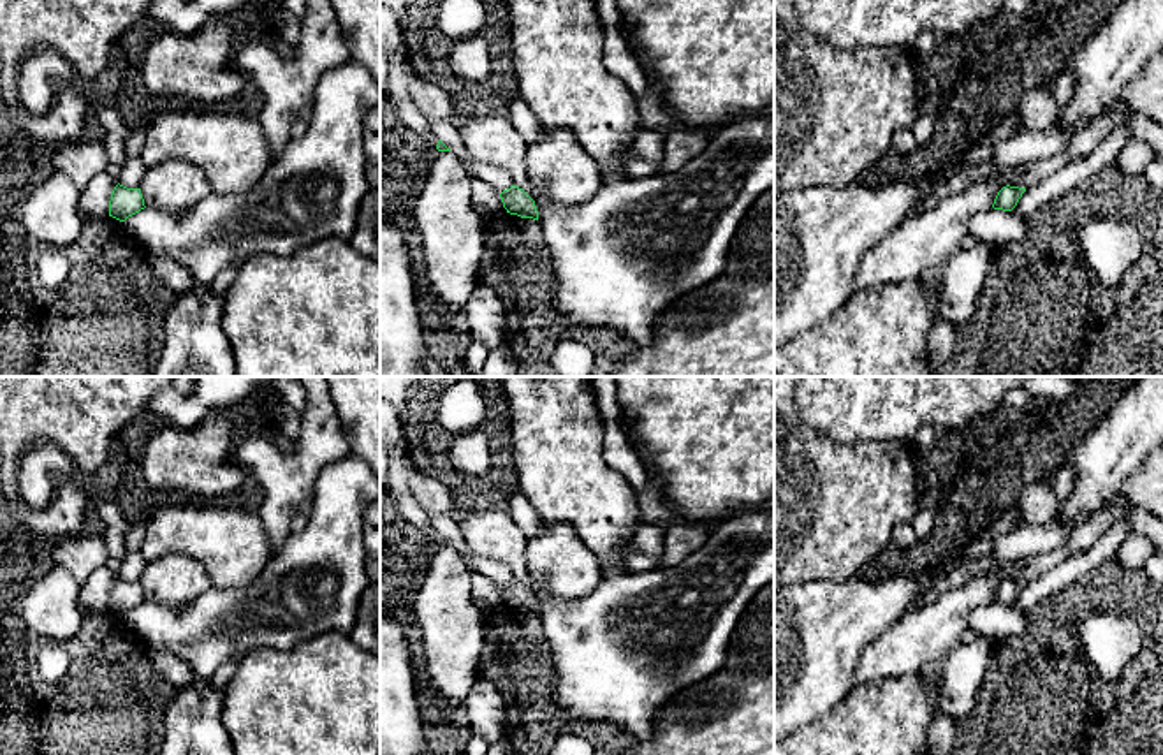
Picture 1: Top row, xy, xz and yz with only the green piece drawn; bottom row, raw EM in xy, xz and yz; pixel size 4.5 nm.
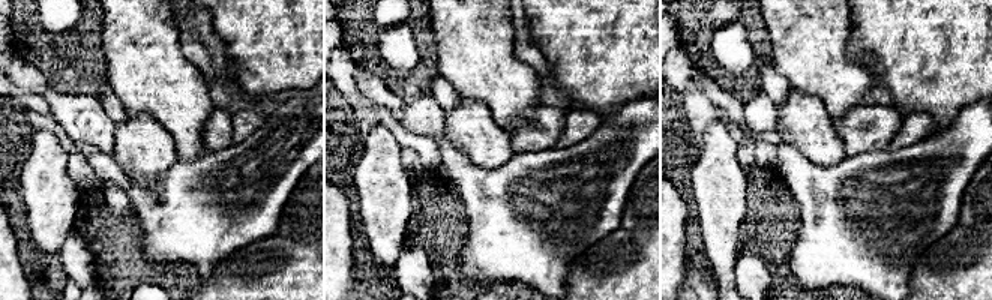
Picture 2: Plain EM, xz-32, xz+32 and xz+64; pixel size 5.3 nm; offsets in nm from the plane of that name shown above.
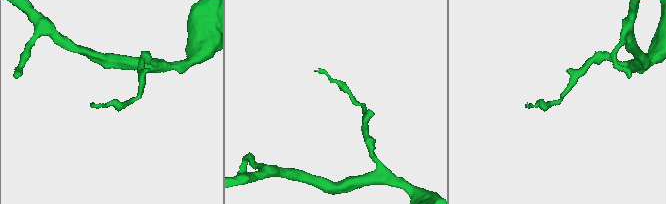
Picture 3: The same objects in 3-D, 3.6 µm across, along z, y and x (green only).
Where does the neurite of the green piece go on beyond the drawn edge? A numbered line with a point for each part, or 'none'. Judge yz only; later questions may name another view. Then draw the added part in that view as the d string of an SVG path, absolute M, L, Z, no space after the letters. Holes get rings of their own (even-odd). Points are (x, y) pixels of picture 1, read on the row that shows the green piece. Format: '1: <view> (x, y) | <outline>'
none

